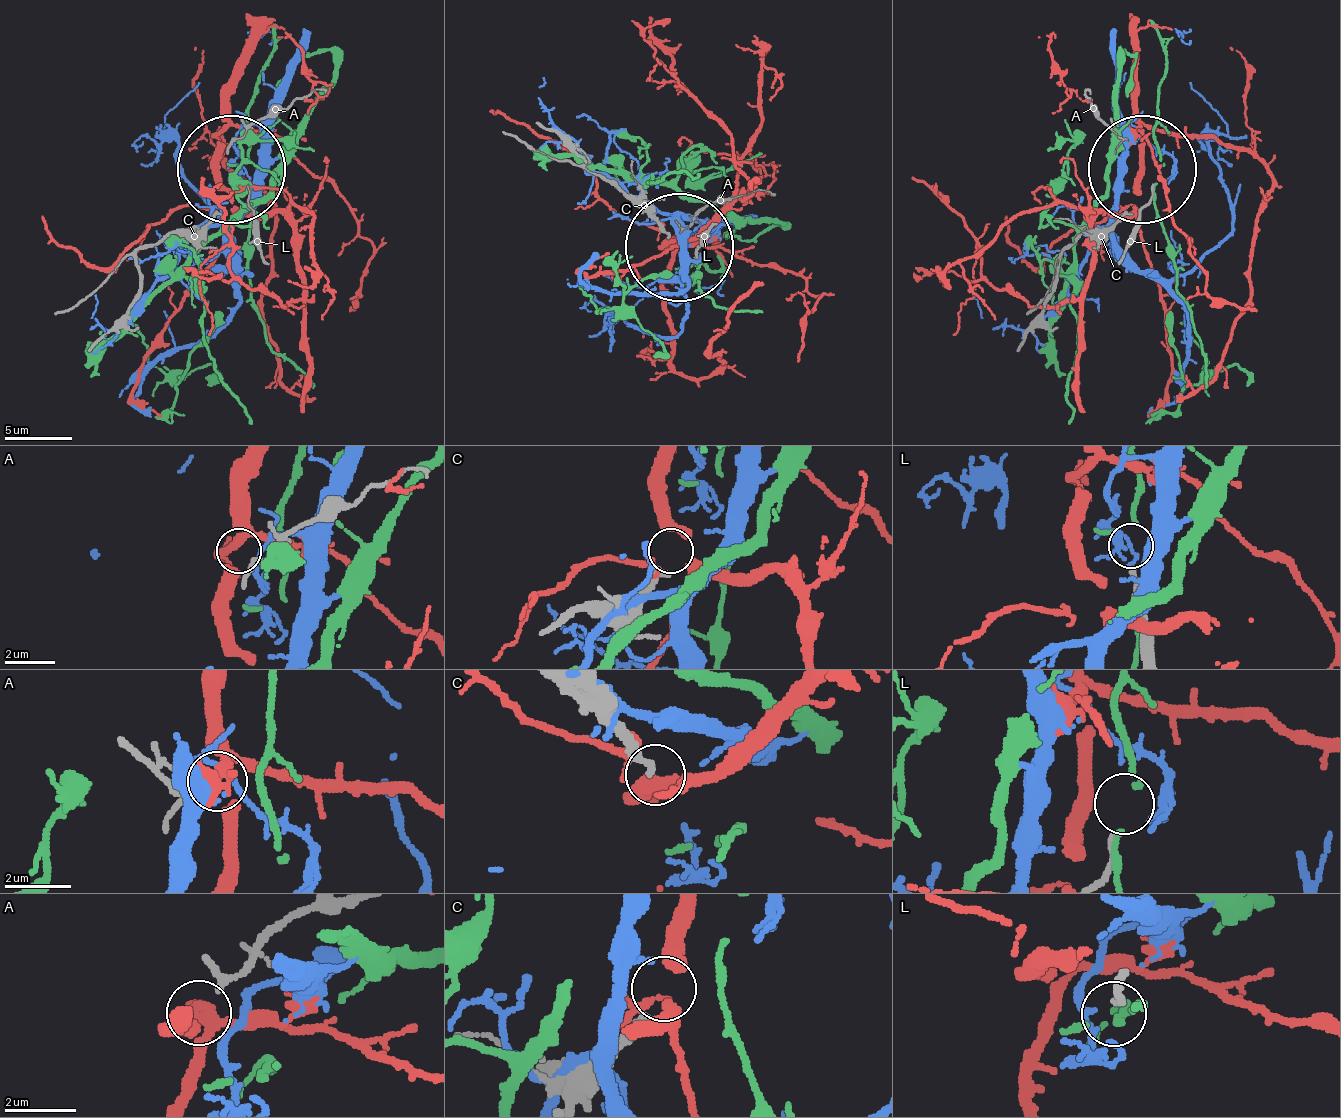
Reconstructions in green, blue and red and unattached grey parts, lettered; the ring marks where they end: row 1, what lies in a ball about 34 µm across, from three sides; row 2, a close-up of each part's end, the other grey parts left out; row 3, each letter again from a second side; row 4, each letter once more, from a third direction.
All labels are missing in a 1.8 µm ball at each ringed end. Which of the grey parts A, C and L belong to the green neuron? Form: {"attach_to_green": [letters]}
{"attach_to_green": ["L"]}

